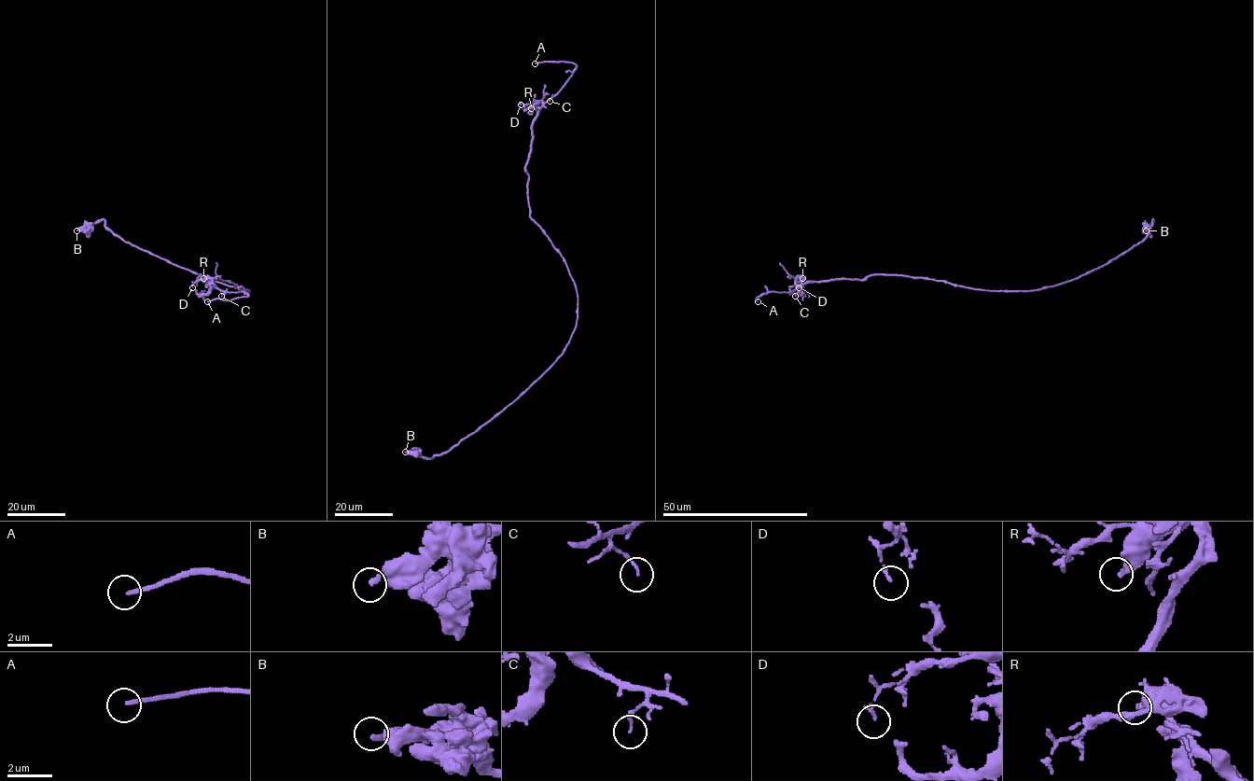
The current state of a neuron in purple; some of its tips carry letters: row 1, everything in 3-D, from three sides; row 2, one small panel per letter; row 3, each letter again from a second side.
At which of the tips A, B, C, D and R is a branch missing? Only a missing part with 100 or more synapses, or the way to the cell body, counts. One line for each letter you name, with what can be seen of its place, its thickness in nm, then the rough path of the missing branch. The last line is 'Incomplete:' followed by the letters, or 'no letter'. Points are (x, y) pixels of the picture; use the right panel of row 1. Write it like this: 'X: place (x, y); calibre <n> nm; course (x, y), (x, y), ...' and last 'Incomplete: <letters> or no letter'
A: place (758, 301); calibre 160 nm
Incomplete: A

